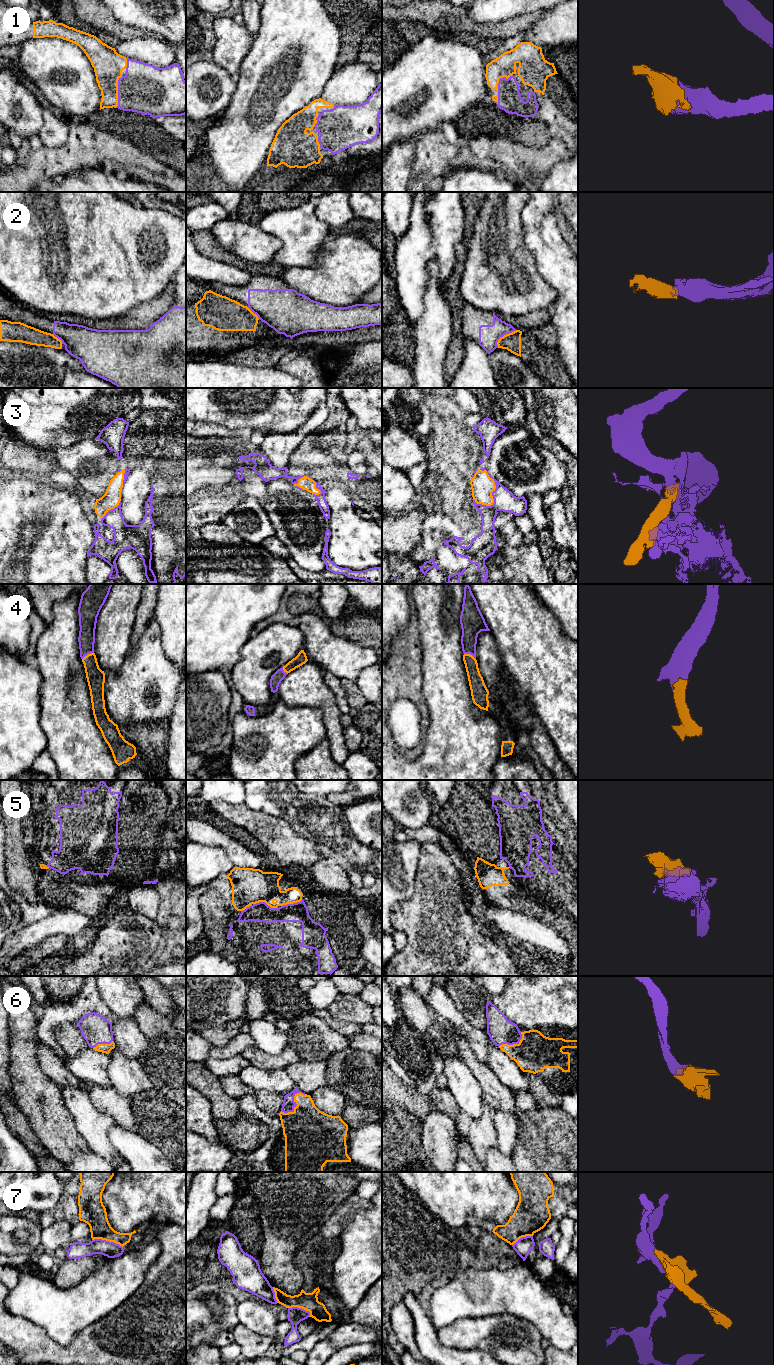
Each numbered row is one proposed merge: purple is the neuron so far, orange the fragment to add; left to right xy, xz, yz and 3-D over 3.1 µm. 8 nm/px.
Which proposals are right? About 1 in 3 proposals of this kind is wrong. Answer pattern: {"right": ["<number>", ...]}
{"right": ["1", "3", "4", "6"]}

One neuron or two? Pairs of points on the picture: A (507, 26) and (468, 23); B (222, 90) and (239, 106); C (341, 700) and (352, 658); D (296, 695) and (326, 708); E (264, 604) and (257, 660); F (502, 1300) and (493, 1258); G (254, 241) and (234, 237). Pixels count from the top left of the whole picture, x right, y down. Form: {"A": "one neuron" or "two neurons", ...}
{"A": "one neuron", "B": "two neurons", "C": "two neurons", "D": "one neuron", "E": "two neurons", "F": "two neurons", "G": "one neuron"}

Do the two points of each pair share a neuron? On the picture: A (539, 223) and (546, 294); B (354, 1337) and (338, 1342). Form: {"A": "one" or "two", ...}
{"A": "two", "B": "one"}

